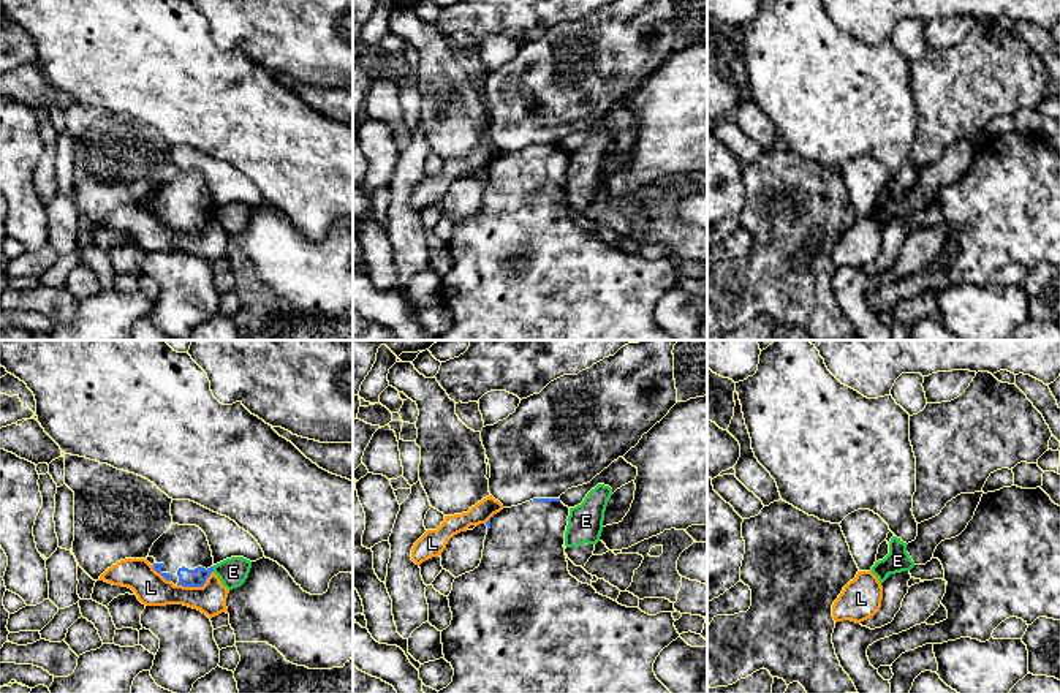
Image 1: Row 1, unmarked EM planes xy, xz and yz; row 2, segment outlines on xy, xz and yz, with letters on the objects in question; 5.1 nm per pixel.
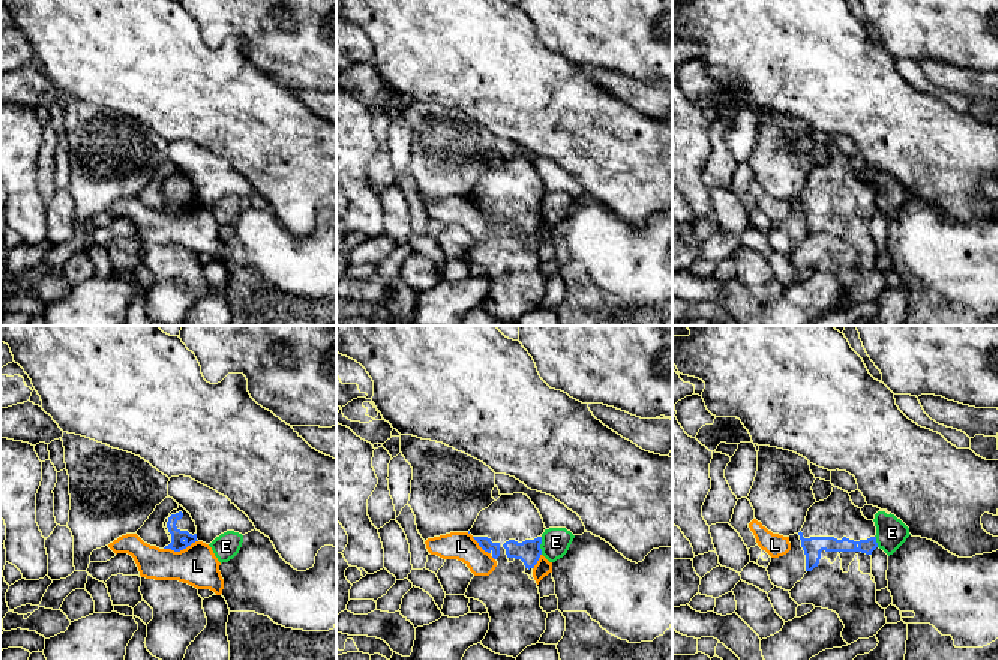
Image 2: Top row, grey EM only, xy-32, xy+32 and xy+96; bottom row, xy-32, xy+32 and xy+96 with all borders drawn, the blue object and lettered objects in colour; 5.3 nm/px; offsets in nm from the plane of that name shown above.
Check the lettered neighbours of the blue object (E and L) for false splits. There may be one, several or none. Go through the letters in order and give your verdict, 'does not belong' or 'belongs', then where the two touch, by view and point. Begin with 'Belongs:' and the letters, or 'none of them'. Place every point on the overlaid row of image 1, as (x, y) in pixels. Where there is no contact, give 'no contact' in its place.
Belongs: none of them
E: does not belong; meets blue in xy at (212, 568)
L: does not belong; meets blue in xy at (196, 586)

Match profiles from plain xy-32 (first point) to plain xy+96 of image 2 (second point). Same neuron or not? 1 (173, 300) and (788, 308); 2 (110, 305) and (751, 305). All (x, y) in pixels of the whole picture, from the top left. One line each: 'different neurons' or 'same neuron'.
1: different neurons
2: different neurons

